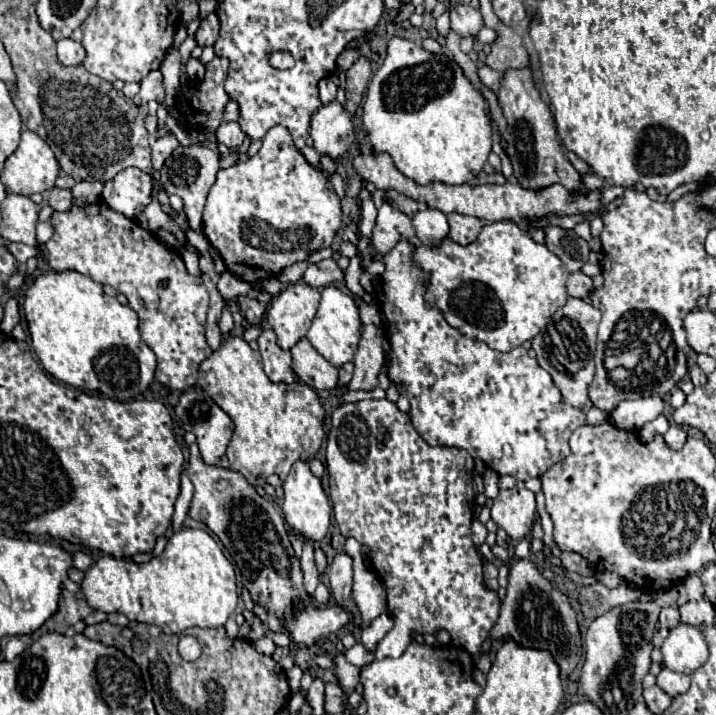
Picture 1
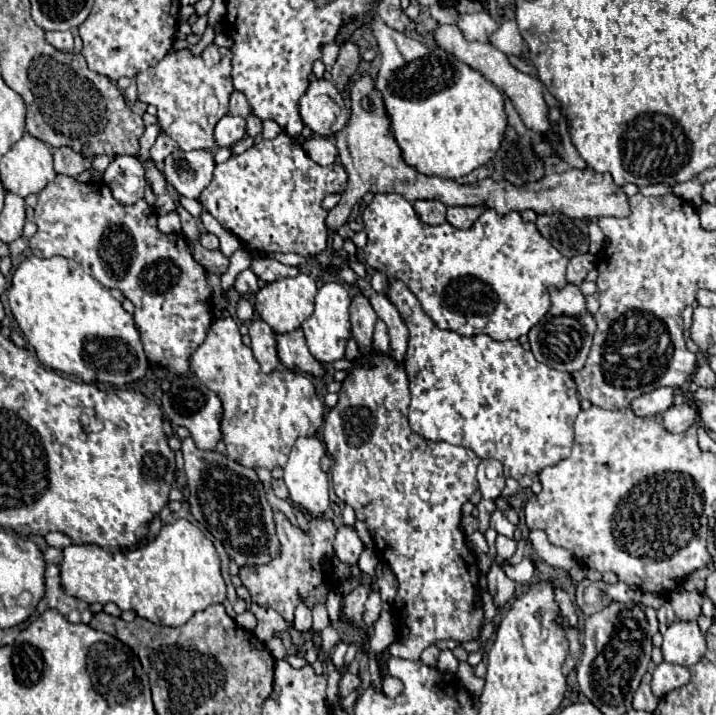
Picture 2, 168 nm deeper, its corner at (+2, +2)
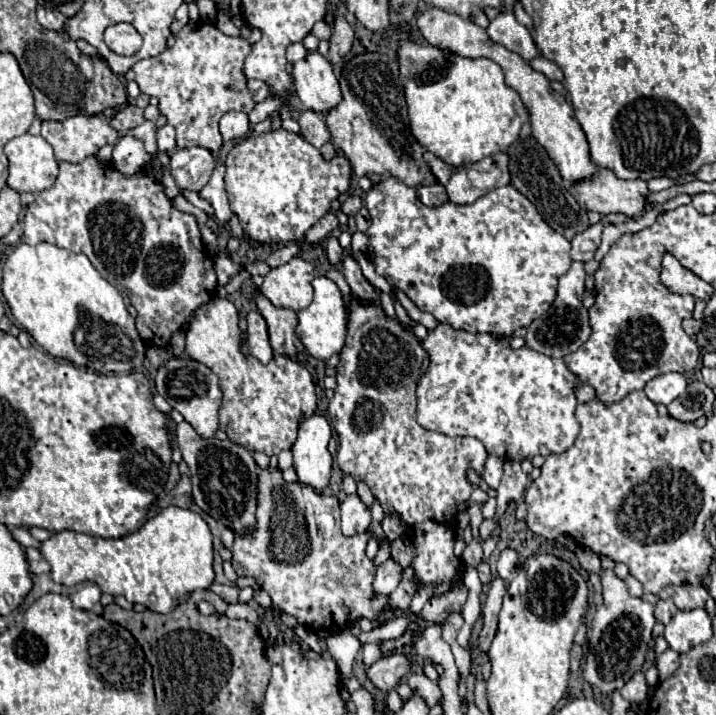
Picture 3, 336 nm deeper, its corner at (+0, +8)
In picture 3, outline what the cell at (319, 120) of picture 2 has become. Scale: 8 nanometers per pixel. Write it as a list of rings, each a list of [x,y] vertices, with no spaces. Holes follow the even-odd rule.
[[[309,52],[301,62],[293,64],[293,76],[295,76],[295,92],[307,110],[327,114],[329,110],[339,106],[339,102],[343,100],[341,90],[339,90],[339,82],[333,74],[333,66],[319,52]]]

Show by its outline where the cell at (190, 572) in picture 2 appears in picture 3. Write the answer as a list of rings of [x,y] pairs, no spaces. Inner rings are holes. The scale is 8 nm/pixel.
[[[177,506],[161,510],[137,532],[117,540],[63,530],[45,540],[39,550],[51,564],[51,578],[57,584],[93,582],[103,594],[121,594],[129,602],[145,604],[159,614],[169,614],[193,590],[209,590],[215,582],[211,530],[199,514]]]

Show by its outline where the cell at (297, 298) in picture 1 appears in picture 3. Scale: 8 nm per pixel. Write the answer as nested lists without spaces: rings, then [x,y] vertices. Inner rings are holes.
[[[295,256],[291,262],[271,268],[259,290],[273,306],[299,312],[313,300],[313,278],[315,268],[301,256]]]

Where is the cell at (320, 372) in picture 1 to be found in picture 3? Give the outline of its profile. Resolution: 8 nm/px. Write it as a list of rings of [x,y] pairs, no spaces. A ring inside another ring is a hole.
[[[255,292],[257,296],[257,308],[267,320],[269,326],[269,340],[277,354],[295,358],[299,352],[305,350],[305,346],[299,342],[295,328],[297,328],[297,314],[293,310],[275,308],[261,292]]]

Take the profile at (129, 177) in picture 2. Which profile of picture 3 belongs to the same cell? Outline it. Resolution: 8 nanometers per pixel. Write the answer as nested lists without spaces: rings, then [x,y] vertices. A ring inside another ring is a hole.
[[[123,136],[113,146],[113,160],[111,160],[111,164],[115,166],[115,170],[119,170],[125,176],[133,176],[139,170],[145,170],[149,160],[151,160],[151,156],[145,152],[143,142],[133,138],[133,136]]]

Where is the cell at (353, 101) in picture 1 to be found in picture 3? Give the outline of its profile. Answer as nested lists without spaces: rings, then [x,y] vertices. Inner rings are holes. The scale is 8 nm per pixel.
[[[337,16],[335,24],[333,24],[333,36],[329,40],[329,62],[337,64],[341,62],[351,46],[353,46],[353,28],[347,24],[347,20],[343,16]]]

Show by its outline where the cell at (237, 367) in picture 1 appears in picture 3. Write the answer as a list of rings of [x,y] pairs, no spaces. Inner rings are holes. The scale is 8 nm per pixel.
[[[213,298],[197,308],[187,330],[185,352],[217,374],[223,392],[219,430],[249,452],[277,456],[281,450],[289,450],[297,438],[299,424],[317,412],[313,376],[303,364],[281,354],[273,356],[269,364],[261,364],[257,358],[243,354],[239,314],[225,298]]]

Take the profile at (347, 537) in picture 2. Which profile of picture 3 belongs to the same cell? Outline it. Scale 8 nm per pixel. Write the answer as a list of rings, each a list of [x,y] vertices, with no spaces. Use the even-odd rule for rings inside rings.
[[[347,496],[341,502],[341,530],[345,536],[355,536],[371,526],[371,512],[359,500],[359,496]]]

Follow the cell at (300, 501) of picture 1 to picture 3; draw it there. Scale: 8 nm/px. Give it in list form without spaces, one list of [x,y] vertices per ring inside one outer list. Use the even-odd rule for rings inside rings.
[[[313,414],[307,418],[293,444],[293,466],[299,476],[299,484],[311,486],[321,492],[331,478],[331,454],[327,450],[331,428],[327,418]]]

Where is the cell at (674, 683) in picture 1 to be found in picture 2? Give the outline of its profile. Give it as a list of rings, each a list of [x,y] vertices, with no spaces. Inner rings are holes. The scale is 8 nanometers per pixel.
[[[661,662],[655,672],[653,672],[653,680],[651,680],[651,690],[657,698],[665,696],[667,692],[681,688],[689,682],[689,670],[685,666],[679,664],[669,664],[669,662]]]

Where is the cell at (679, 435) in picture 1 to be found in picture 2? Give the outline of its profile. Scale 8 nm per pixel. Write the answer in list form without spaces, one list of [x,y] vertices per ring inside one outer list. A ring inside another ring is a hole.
[[[683,402],[683,404],[673,404],[663,412],[663,422],[665,428],[673,434],[685,432],[689,426],[693,426],[697,420],[697,406],[693,402]]]

